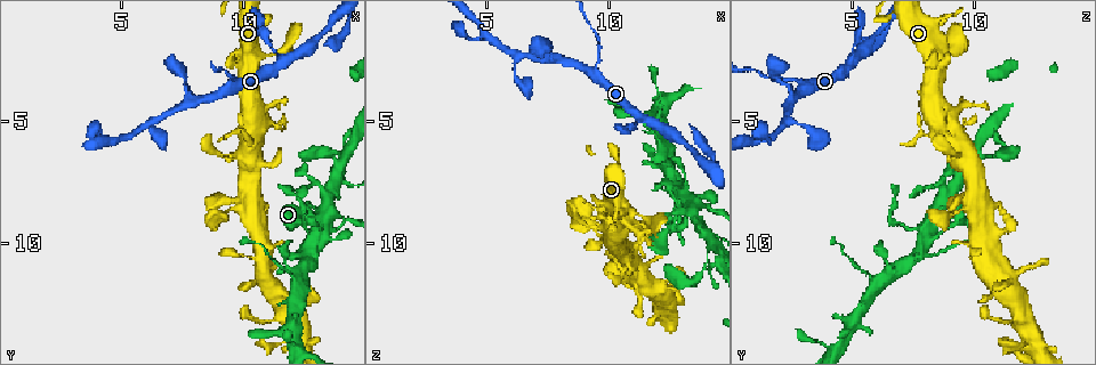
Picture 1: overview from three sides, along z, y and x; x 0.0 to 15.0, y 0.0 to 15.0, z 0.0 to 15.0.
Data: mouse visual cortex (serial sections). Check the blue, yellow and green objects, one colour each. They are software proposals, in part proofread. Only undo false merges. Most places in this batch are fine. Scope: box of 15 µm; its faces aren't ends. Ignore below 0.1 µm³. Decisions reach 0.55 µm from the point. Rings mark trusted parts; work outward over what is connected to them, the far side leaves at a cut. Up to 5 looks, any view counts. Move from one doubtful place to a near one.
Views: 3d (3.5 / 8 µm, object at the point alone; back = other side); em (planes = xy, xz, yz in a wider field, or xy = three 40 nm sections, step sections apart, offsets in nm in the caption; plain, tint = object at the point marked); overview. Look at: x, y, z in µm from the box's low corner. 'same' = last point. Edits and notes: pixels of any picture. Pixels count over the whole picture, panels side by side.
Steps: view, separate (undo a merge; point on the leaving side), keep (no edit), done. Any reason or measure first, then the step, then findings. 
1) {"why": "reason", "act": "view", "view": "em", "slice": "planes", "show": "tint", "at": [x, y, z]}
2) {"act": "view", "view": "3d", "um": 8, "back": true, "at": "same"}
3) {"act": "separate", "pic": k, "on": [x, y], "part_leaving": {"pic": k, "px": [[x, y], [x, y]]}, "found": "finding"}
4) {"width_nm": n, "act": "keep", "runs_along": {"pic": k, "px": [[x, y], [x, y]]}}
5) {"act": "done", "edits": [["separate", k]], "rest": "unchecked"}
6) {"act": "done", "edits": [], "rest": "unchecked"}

{"why": "two arms in line, one across", "act": "view", "view": "3d", "um": 8, "back": true, "at": [12.3, 11.2, 6.6]}

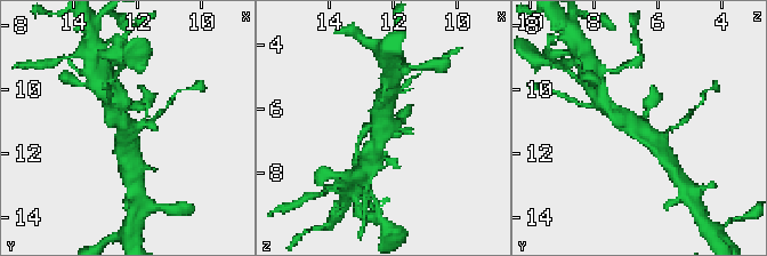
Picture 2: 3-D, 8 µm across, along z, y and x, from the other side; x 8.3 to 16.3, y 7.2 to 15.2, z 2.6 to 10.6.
{"act": "view", "view": "em", "slice": "xy", "step": 3, "show": "tint", "at": [12.2, 11.2, 6.5]}

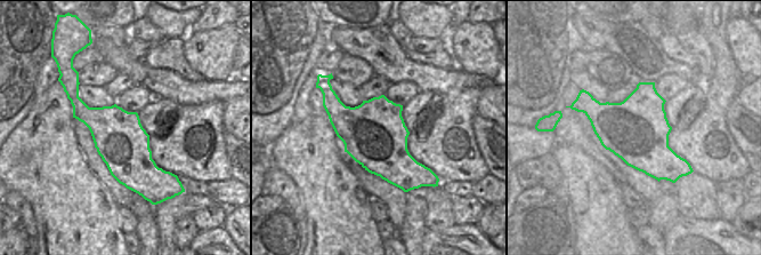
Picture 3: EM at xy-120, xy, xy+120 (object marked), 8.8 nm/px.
{"act": "keep", "runs_along": {"pic": 2, "px": [[614, 114], [645, 133], [663, 154]]}, "found": "one cell here"}

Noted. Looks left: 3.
{"act": "view", "view": "3d", "um": 3.5, "back": true, "at": [12.1, 14.3, 4.4]}

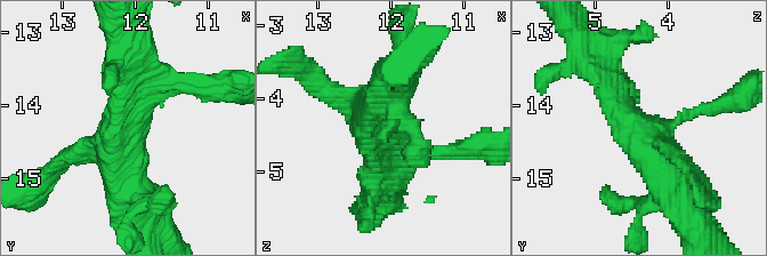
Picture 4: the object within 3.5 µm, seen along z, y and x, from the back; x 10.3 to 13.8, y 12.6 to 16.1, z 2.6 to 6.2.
{"why": "now the EM", "act": "view", "view": "em", "slice": "xy", "step": 1, "show": "tint", "at": [12.20, 14.35, 4.35]}

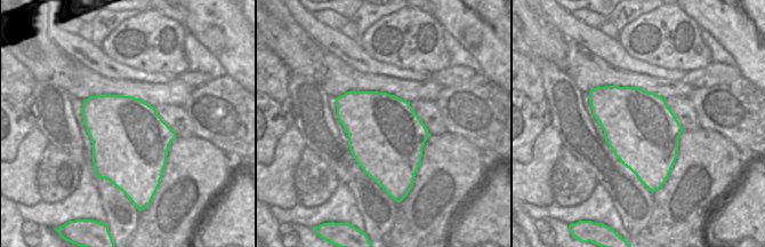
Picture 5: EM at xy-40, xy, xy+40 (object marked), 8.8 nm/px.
{"act": "keep", "runs_along": {"pic": 4, "px": [[599, 66], [648, 144], [676, 154]]}, "found": "all the same cell"}

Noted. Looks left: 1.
{"act": "done", "edits": [], "rest": "unchecked"}

